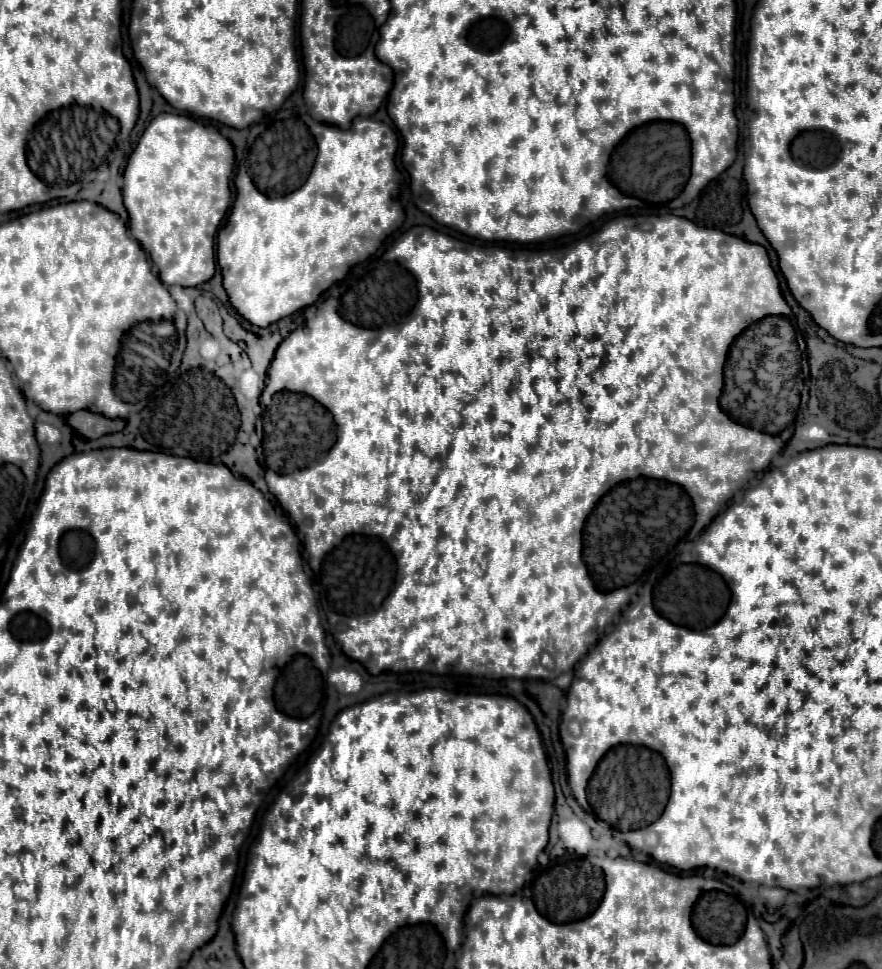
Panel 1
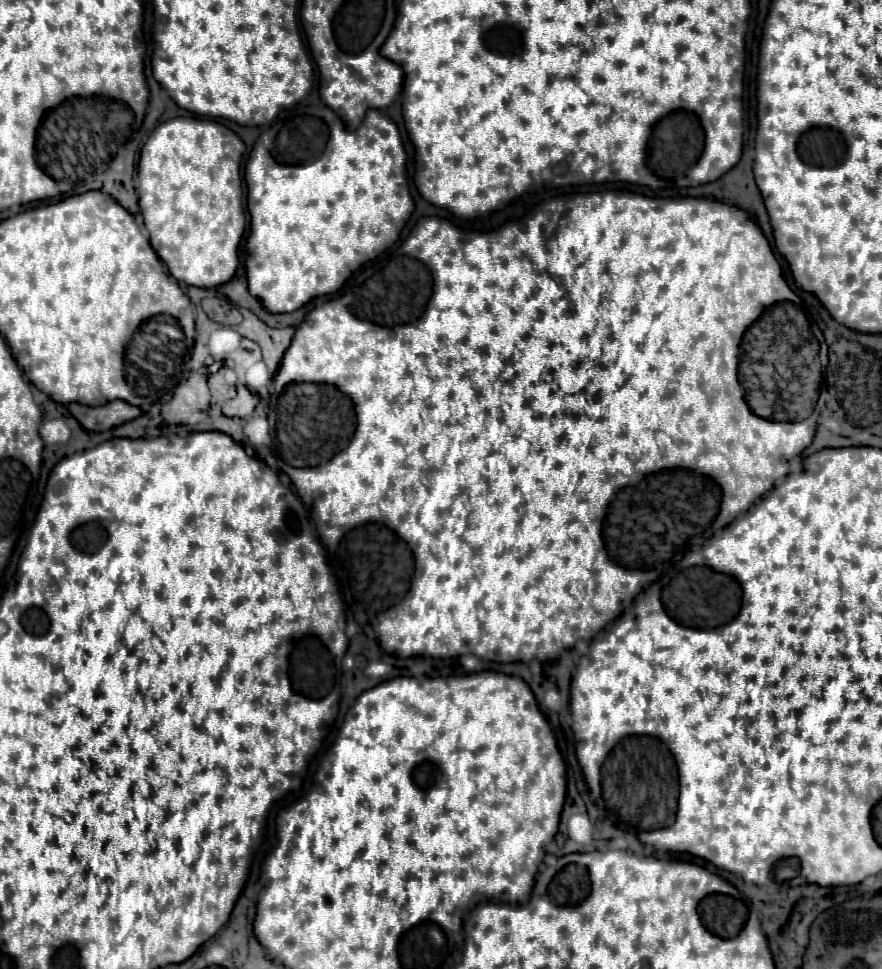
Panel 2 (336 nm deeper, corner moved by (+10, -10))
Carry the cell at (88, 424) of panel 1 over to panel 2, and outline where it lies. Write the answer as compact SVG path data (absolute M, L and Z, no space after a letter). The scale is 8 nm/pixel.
M113 400L103 406L85 406L79 402L69 404L69 412L81 422L85 430L103 432L113 426L121 426L141 414L141 408L125 402L125 400Z

